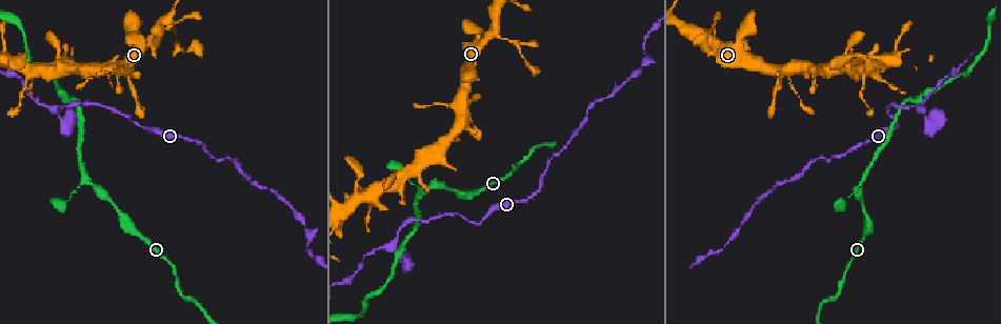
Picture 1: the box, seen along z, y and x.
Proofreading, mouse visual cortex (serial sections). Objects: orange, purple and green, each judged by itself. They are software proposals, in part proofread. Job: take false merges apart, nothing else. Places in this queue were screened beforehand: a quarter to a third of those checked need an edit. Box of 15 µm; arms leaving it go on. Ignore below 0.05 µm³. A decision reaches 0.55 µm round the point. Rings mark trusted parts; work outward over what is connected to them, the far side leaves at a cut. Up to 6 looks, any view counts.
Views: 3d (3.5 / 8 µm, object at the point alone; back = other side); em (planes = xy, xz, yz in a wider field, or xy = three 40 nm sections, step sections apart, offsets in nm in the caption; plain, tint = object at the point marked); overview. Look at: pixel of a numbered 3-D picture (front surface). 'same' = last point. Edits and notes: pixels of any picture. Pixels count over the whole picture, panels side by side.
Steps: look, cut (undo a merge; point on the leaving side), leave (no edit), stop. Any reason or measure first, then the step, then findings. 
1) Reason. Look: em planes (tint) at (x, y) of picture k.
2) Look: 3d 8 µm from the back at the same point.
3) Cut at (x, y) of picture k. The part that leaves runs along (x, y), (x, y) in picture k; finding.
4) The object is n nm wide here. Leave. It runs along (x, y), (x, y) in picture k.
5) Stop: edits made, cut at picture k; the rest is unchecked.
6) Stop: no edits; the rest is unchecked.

Small branch off a trunk. Look: 3d 8 µm at (86, 182) of picture 1.

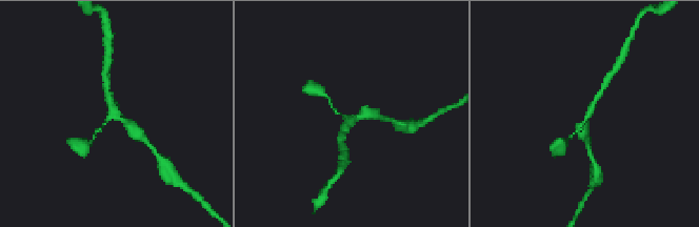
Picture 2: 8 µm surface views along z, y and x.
Look: em xy step 1 (tint) at (113, 115) of picture 2.

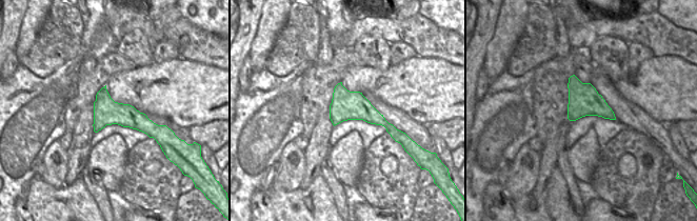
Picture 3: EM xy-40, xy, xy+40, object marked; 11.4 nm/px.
3 arms meet here; the arms are 150, 200, 350 nm wide. Leave. It runs along (138, 133), (112, 114), (107, 90) in picture 2; continuous, no second cell.

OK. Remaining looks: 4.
Thick turns thin. Look: 3d 3.5 µm at (895, 128) of picture 1.

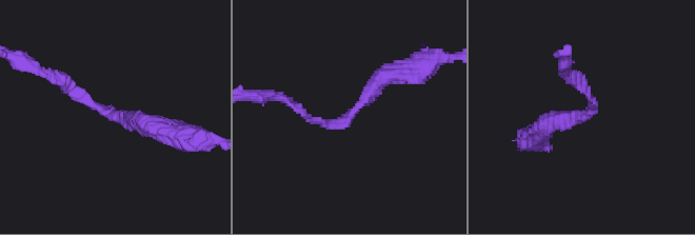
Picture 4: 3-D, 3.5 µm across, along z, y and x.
The arms are 100, 300 nm wide; shape alone is not enough. Look: em xy step 3 (tint) at (109, 113) of picture 4.

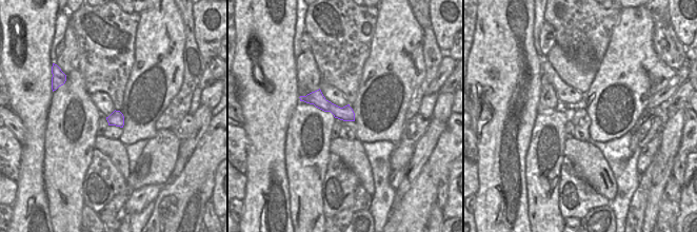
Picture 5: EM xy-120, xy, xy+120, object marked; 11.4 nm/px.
Another direction. Look: em xy step 1 (tint) at the same point.

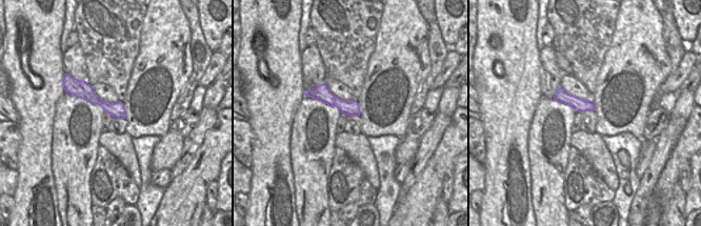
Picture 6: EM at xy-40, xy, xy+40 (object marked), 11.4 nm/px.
Leave. It runs along (74, 90), (84, 90), (122, 116) in picture 6; continuous, no second cell.

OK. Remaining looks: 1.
A fork. Look: 3d 3.5 µm from the back at (713, 25) of picture 1.

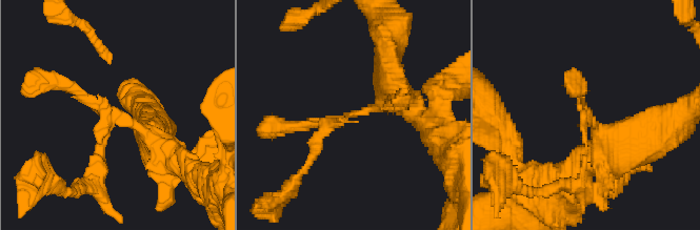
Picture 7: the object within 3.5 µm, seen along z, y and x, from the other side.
Leave. It runs along (170, 154), (115, 116), (92, 176) in picture 7; one cell here.

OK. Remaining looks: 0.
Stop: no edits; the rest is unchecked.

